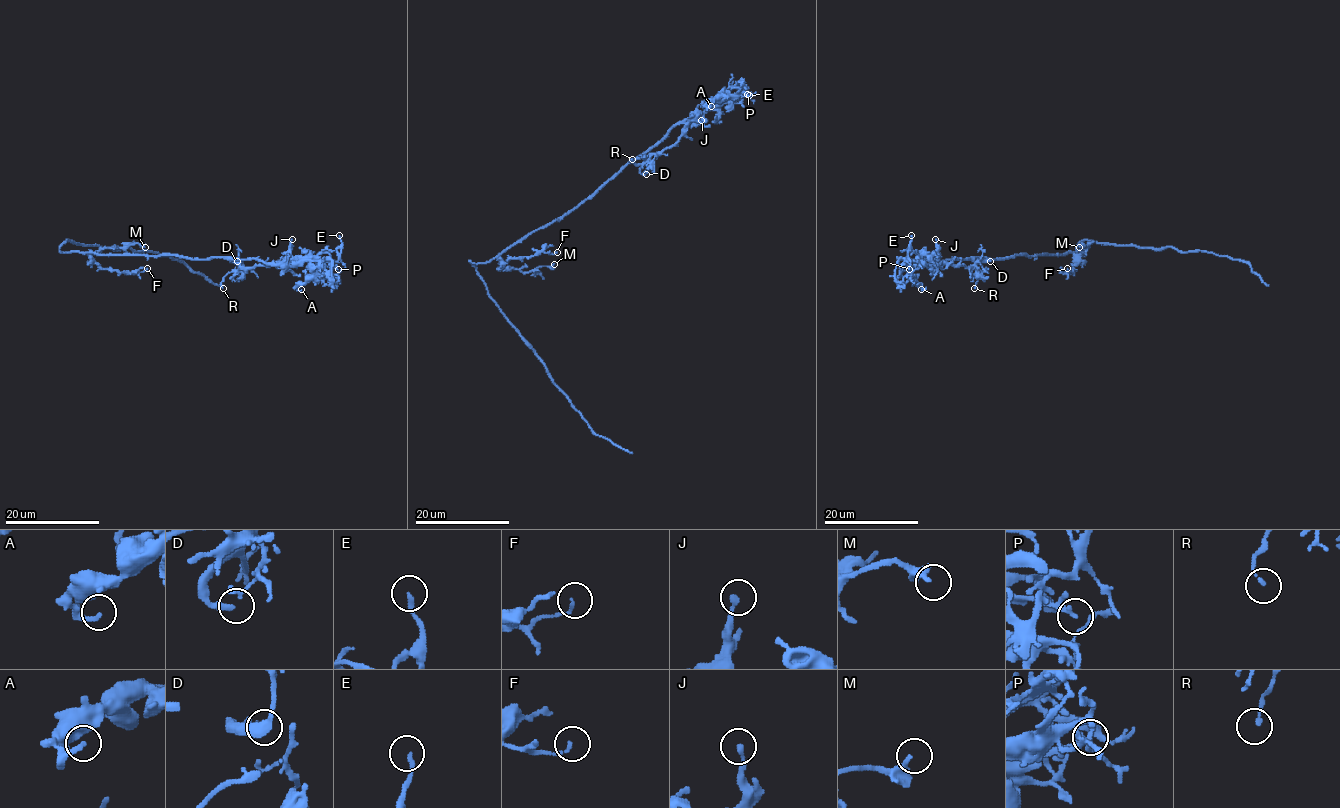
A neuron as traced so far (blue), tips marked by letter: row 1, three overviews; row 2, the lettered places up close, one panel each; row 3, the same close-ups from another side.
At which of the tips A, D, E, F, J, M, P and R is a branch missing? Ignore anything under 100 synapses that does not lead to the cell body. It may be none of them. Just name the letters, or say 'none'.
none

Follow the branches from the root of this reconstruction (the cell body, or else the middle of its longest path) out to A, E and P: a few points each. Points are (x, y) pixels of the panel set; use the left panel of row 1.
A: (100, 254), (260, 259), (274, 264), (314, 260), (318, 268), (297, 287), (301, 289)
E: (100, 254), (260, 259), (274, 264), (324, 258), (337, 261), (341, 251), (339, 235)
P: (100, 254), (260, 259), (274, 264), (319, 259), (338, 269)

